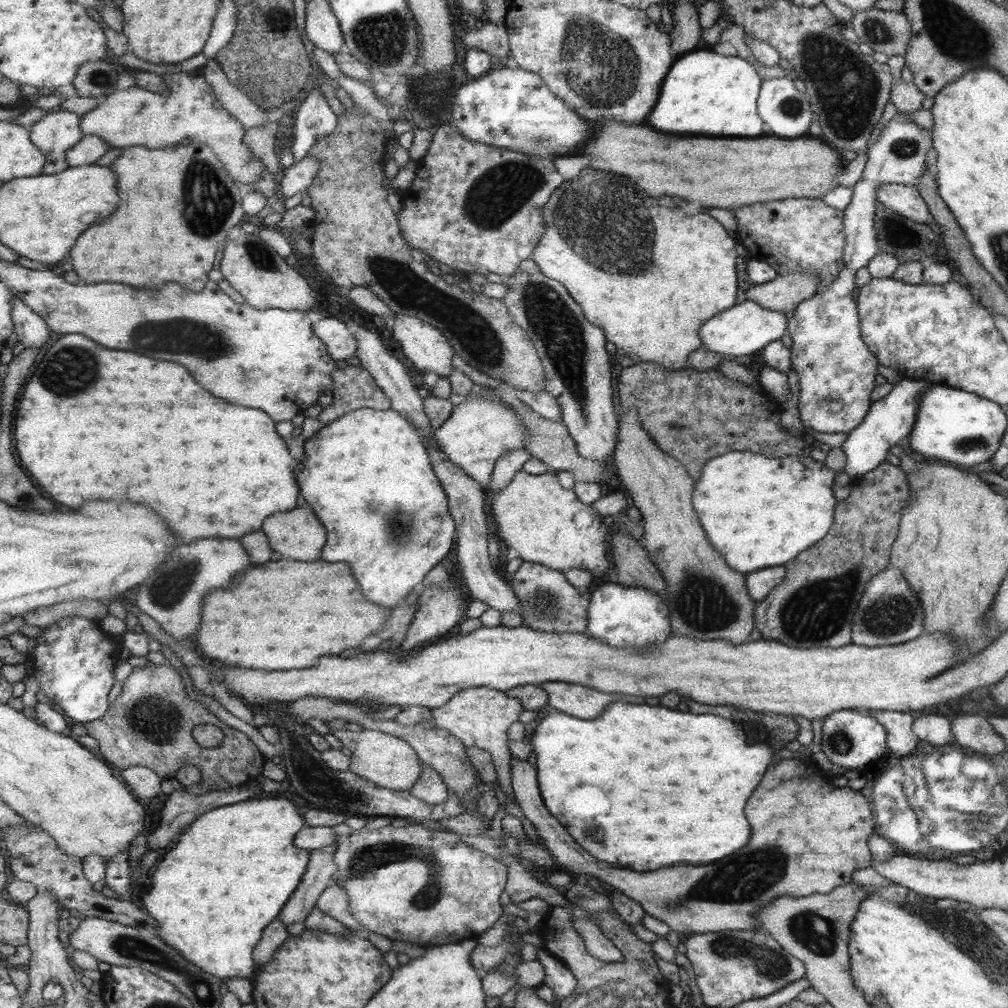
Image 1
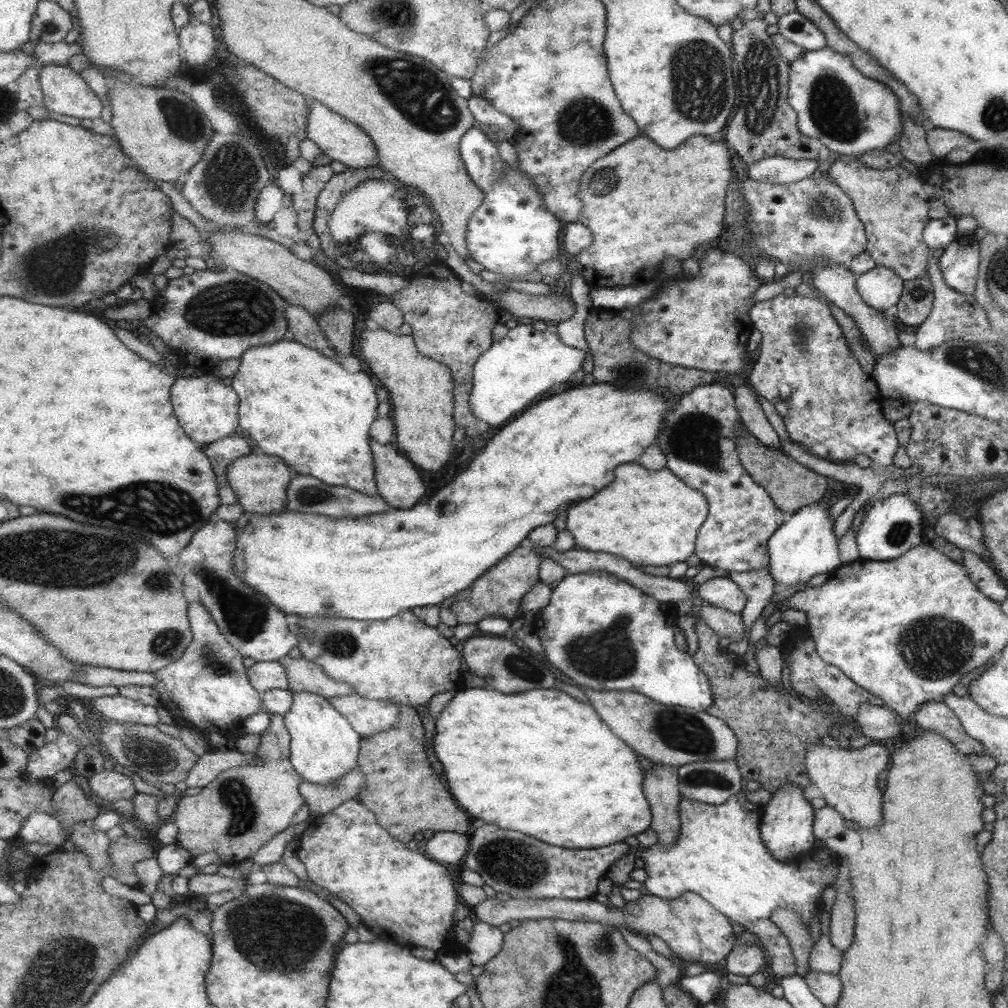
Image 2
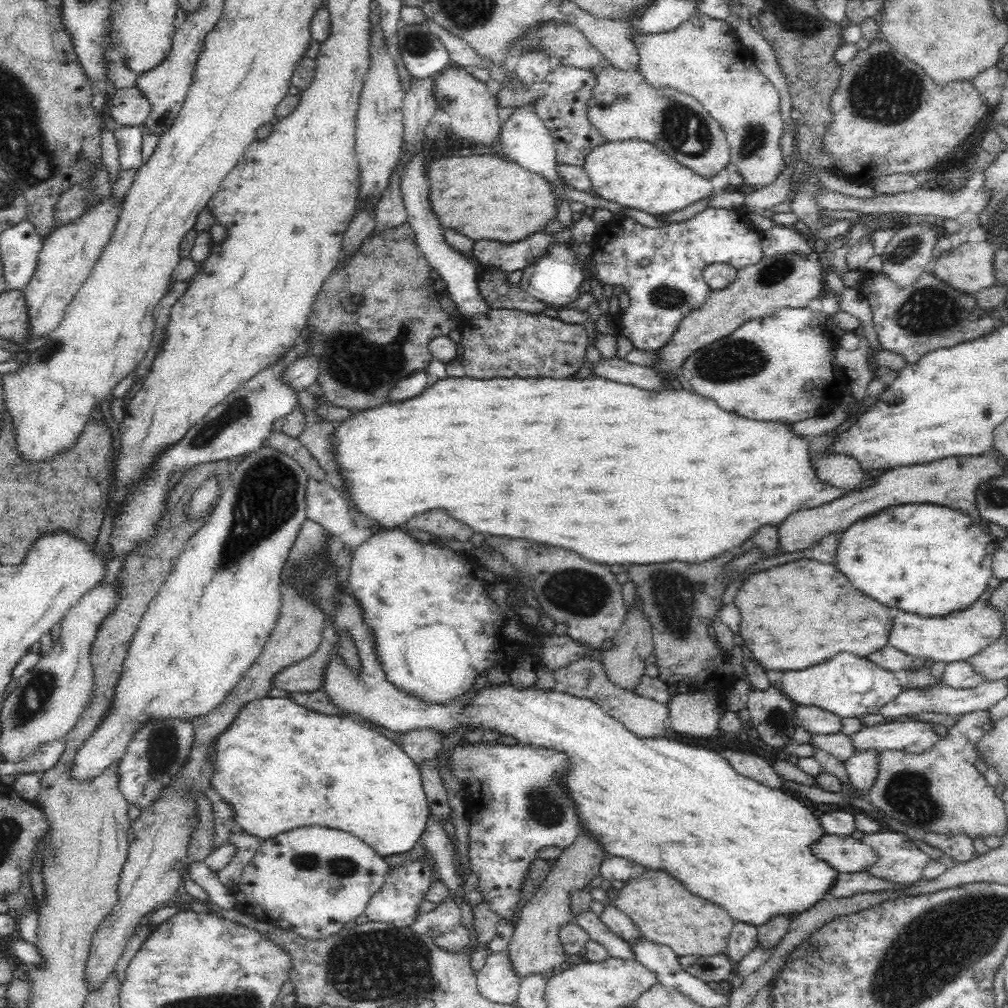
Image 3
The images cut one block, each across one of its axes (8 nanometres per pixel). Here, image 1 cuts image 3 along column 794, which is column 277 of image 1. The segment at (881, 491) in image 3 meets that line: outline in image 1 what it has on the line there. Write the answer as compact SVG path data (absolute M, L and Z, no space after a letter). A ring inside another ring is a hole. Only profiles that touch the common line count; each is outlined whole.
M296 507L282 513L265 518L260 526L269 543L269 548L281 555L281 559L295 562L313 562L320 558L325 546L324 526L317 522L313 511Z

